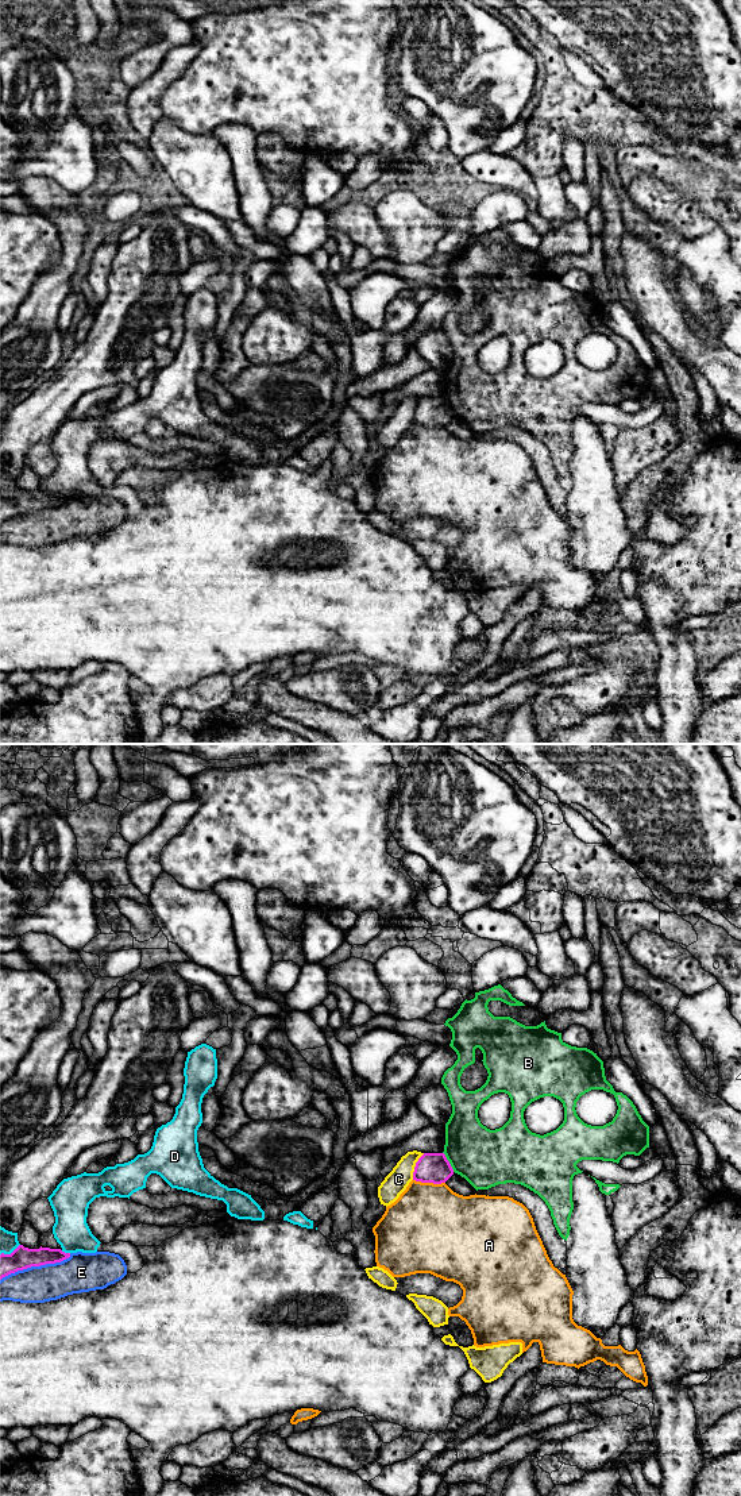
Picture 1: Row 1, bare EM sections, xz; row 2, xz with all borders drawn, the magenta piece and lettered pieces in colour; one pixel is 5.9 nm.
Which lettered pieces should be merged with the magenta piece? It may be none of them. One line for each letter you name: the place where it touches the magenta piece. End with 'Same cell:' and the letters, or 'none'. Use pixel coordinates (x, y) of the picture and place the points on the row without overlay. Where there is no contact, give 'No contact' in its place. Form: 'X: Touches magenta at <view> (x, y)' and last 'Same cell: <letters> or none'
Same cell: none

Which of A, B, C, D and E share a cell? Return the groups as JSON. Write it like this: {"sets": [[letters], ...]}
{"sets": [["A"], ["B"], ["C"], ["D"], ["E"]]}

